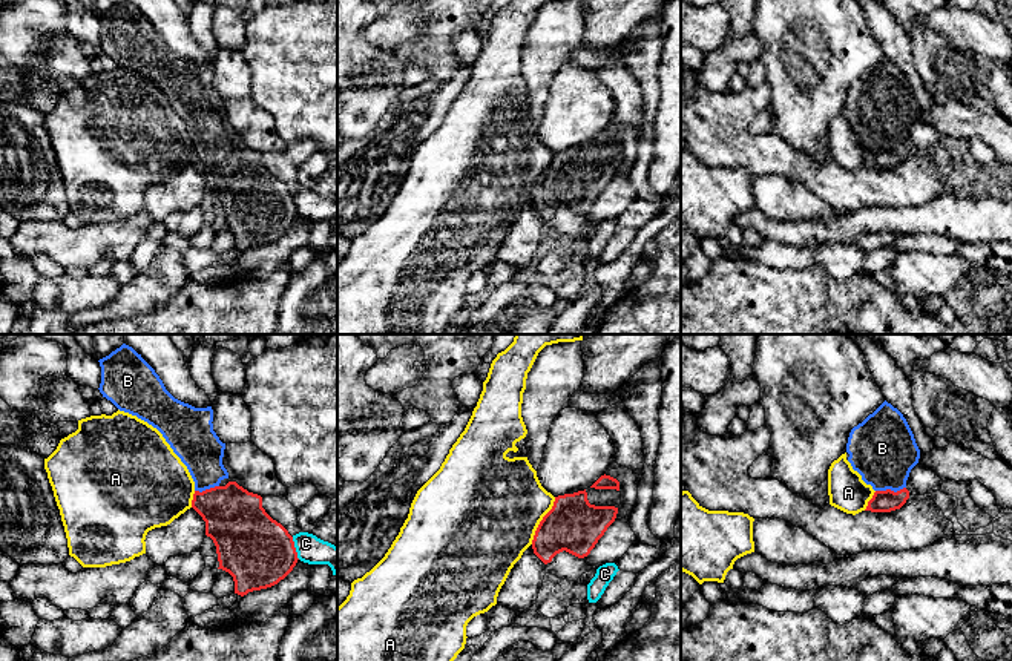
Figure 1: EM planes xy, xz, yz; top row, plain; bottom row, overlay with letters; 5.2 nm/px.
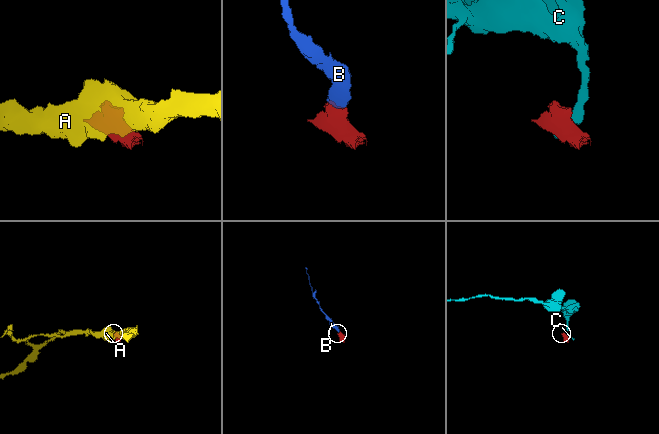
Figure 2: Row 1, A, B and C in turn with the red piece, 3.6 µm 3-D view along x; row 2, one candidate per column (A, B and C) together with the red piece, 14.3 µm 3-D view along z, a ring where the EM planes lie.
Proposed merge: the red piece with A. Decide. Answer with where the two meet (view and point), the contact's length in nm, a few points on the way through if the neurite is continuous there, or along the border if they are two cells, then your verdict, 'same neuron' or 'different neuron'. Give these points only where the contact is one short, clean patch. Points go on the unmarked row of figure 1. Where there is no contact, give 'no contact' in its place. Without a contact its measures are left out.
xz (542, 177) | 280 nm | along xz (555, 154), (531, 200) | different neuron

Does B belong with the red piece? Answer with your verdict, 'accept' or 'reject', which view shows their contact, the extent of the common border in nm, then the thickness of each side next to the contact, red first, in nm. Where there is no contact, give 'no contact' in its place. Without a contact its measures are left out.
accept; contact in yz; length 160 nm; calibres 120 and 360 nm

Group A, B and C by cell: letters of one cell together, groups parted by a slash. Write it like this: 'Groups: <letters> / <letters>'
Groups: A / B / C

